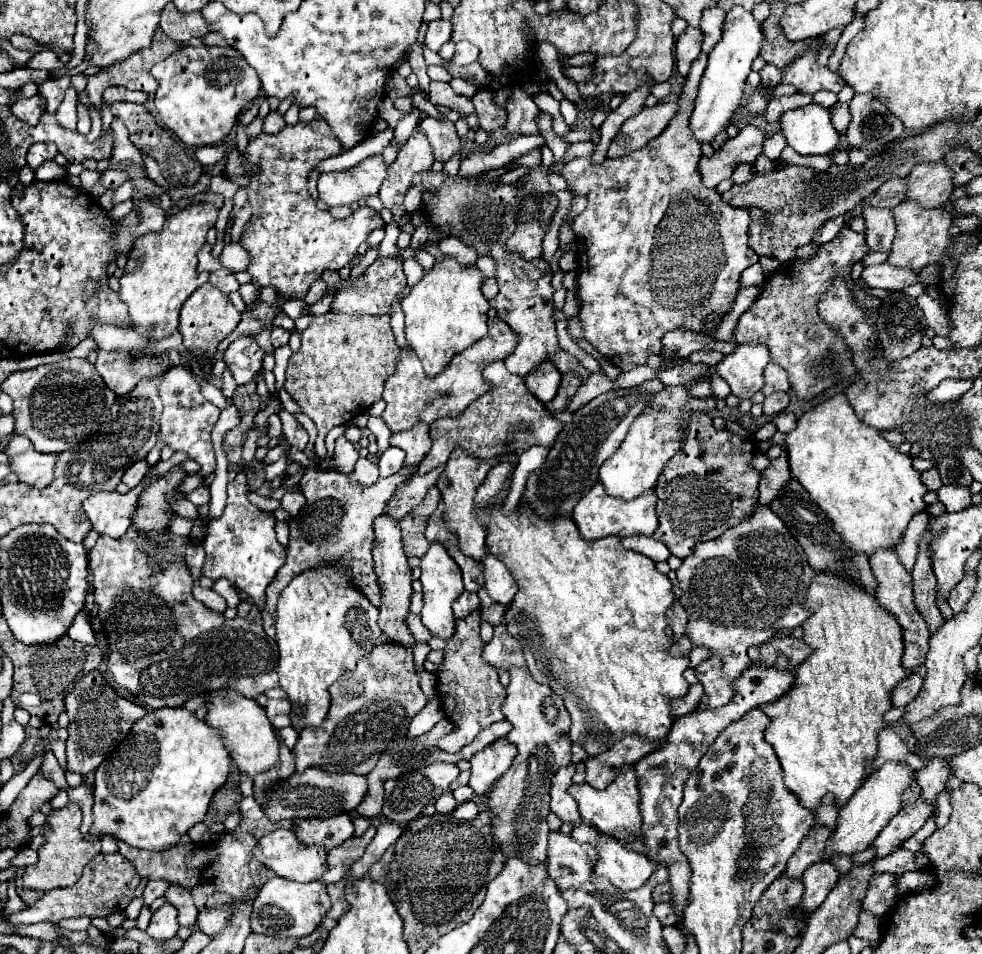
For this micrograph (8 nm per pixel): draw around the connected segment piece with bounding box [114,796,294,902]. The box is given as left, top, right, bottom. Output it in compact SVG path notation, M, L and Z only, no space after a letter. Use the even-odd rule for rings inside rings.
M252 796L242 798L240 814L242 814L242 820L236 826L236 830L222 834L218 840L214 840L210 844L194 844L184 834L180 838L180 842L174 844L172 848L162 850L162 852L154 852L154 850L142 850L142 848L128 846L126 842L122 842L118 838L114 838L114 840L118 844L118 852L134 864L140 878L166 880L172 884L180 884L182 888L188 888L188 890L194 888L202 880L210 880L216 884L216 890L228 894L232 898L232 902L242 902L252 888L260 890L274 876L272 870L264 868L258 860L252 860L252 846L256 846L256 840L260 840L262 836L266 836L268 832L272 832L276 828L292 830L294 822L292 820L270 822L268 816L262 812L262 808L256 804L256 800Z

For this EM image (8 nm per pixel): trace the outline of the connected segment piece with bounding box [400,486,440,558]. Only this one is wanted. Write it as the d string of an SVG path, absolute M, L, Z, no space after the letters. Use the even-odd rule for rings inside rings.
M432 486L428 490L428 496L422 500L422 504L418 504L412 512L408 512L408 516L404 516L400 520L400 528L402 528L402 542L404 542L404 552L406 556L418 556L422 558L430 546L430 542L424 536L426 530L426 522L430 518L430 514L436 510L440 500L440 492L436 486Z

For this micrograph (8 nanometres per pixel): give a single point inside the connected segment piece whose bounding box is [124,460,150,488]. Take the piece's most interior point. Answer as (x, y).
(135, 473)

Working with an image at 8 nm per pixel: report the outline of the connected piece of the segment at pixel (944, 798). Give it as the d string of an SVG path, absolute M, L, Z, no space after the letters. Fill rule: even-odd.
M944 788L936 798L936 810L938 810L938 828L944 826L950 818L950 790Z

